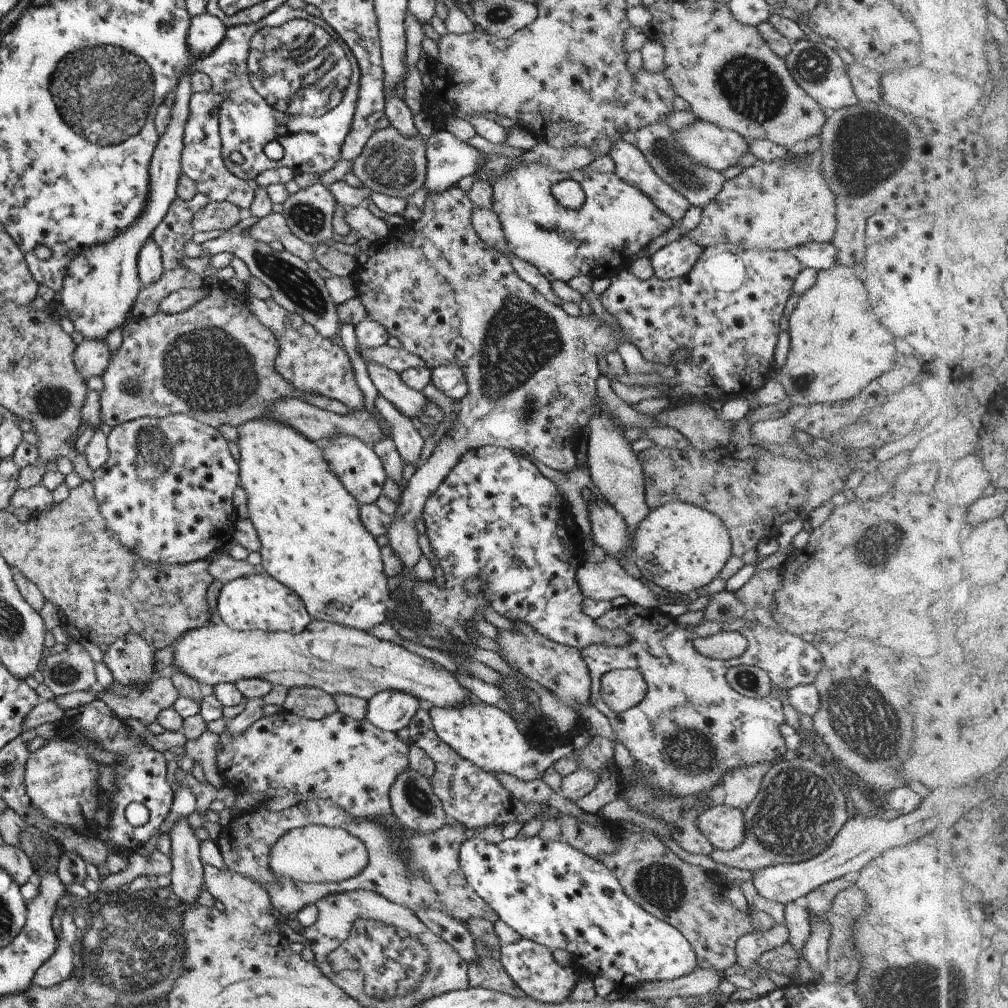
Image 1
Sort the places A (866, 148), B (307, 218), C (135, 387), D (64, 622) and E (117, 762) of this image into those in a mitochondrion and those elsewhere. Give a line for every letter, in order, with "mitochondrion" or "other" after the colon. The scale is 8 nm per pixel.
A: mitochondrion
B: mitochondrion
C: mitochondrion
D: other
E: other

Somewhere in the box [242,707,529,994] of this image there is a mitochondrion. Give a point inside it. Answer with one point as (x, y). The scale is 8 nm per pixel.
(413, 793)

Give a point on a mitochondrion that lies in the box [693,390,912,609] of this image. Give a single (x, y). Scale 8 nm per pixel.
(876, 544)

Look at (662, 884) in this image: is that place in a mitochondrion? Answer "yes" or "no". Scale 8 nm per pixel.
yes

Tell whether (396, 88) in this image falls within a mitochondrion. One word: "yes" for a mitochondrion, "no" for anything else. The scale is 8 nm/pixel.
no

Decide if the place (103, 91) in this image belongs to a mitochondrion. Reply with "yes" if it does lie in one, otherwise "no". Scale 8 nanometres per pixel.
yes

